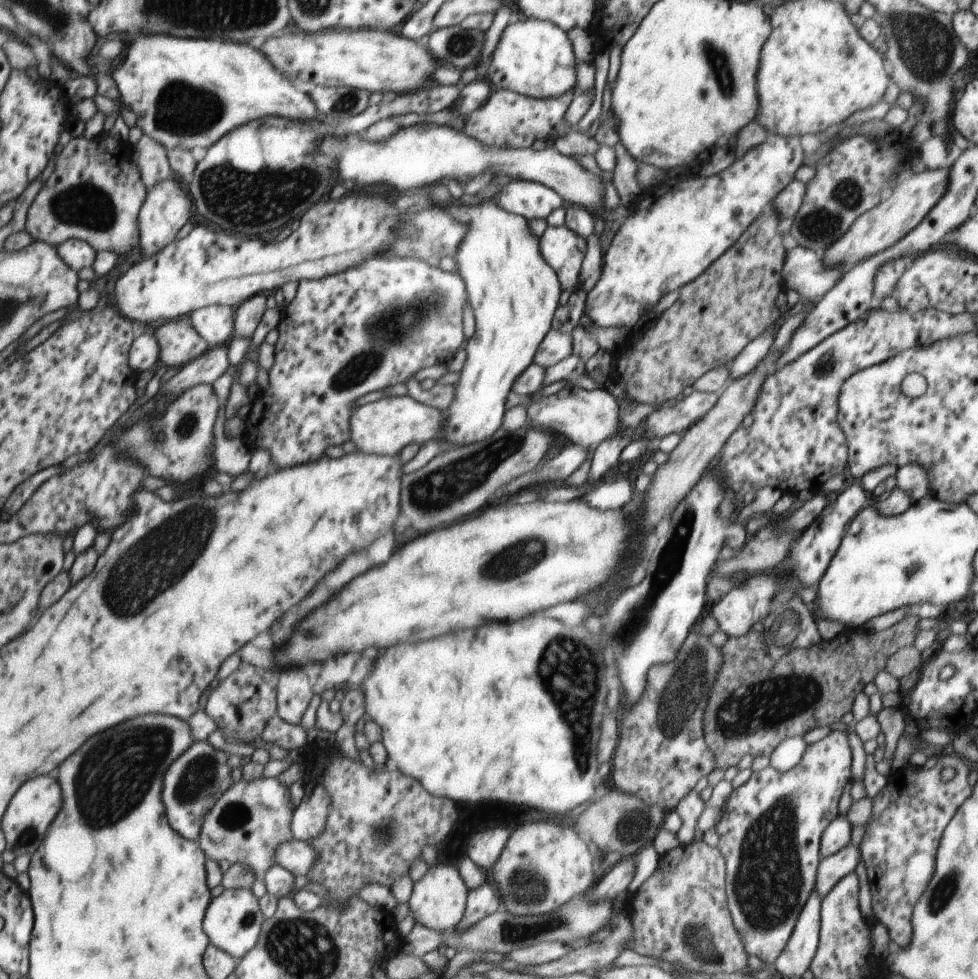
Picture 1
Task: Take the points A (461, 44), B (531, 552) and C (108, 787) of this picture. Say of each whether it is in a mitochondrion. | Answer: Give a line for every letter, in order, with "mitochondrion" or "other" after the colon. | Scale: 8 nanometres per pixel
A: mitochondrion
B: mitochondrion
C: mitochondrion

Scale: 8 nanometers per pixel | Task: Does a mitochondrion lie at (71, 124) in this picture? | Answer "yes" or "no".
no

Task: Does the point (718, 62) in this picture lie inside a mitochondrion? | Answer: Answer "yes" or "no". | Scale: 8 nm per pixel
yes

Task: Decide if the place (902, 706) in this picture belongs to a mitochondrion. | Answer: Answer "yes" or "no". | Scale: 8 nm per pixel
no

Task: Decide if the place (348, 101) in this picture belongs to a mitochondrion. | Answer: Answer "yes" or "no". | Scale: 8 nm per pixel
yes

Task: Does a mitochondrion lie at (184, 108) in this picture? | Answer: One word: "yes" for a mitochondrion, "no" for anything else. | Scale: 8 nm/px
yes

